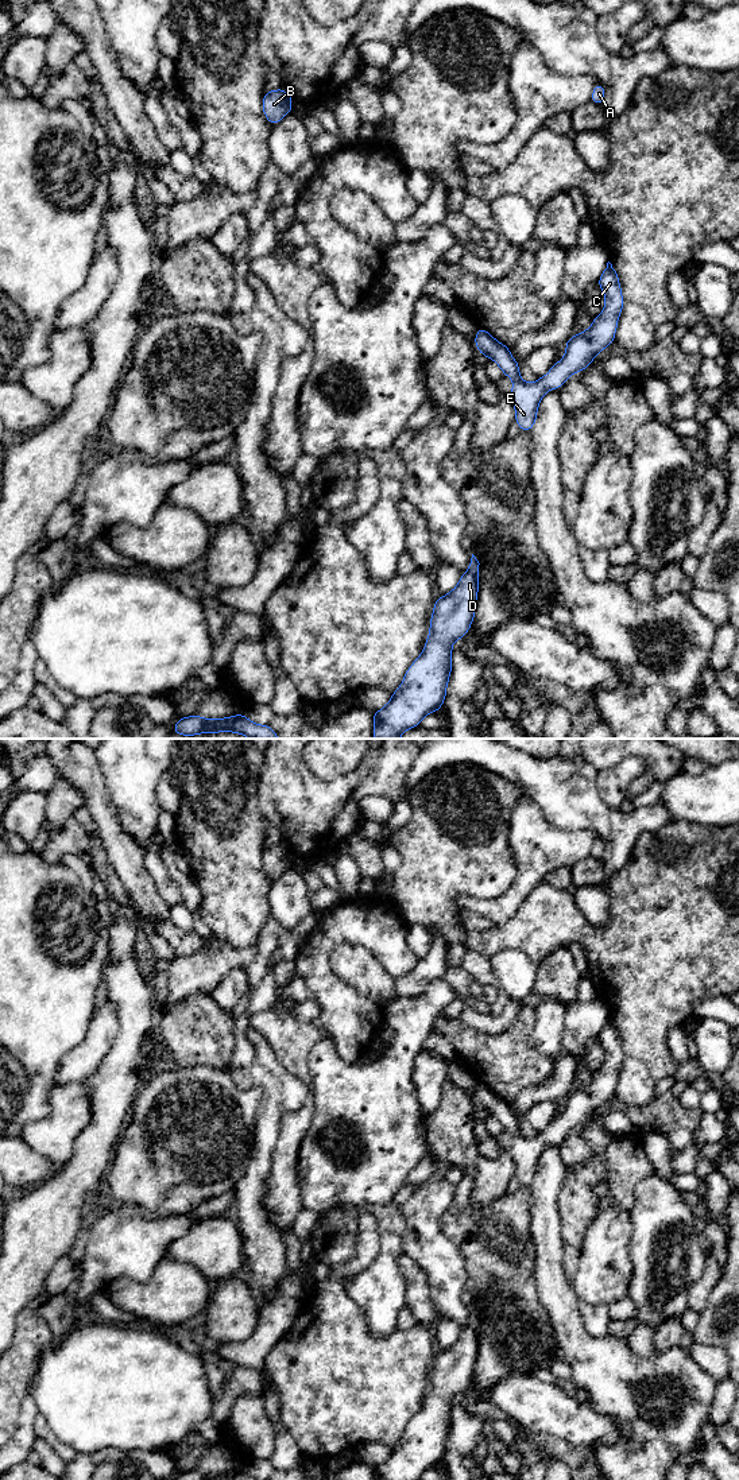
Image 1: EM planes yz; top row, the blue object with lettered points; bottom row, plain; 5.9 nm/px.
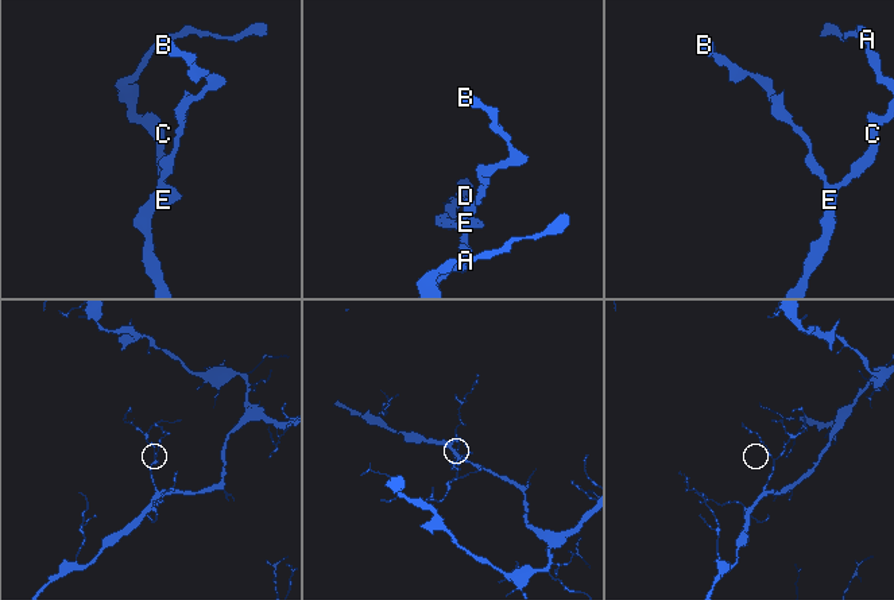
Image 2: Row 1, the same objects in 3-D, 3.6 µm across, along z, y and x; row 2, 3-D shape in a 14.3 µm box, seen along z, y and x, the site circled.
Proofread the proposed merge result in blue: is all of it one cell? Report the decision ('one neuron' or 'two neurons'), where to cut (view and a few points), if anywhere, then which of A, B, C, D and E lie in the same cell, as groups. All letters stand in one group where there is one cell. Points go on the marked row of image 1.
one neuron; cut none; groups A B C D E

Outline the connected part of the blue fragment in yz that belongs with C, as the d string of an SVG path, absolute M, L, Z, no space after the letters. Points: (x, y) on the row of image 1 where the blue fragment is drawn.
M608 261L597 280L605 295L605 305L600 315L593 318L592 326L573 336L565 344L566 352L561 361L534 383L521 379L519 364L512 359L510 348L496 341L483 328L477 329L475 344L480 353L492 359L512 379L510 398L515 407L515 422L522 431L530 431L537 419L538 404L542 396L554 388L560 388L574 372L583 372L596 354L615 341L618 319L623 309L623 297L619 278Z

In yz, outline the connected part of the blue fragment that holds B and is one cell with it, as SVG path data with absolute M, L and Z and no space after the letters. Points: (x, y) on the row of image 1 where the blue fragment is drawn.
M283 88L266 92L262 105L271 125L278 124L287 113L293 112L291 102L291 96Z

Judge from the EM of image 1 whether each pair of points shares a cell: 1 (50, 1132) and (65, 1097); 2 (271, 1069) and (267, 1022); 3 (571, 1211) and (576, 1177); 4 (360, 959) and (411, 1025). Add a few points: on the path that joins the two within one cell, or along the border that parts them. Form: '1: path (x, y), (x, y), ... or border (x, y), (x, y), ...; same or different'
1: path (58, 1124), (65, 1118), (65, 1105); same
2: border (250, 1026), (269, 1043), (286, 1070); different
3: path (576, 1203), (576, 1185); same
4: border (395, 996), (383, 1007); different

